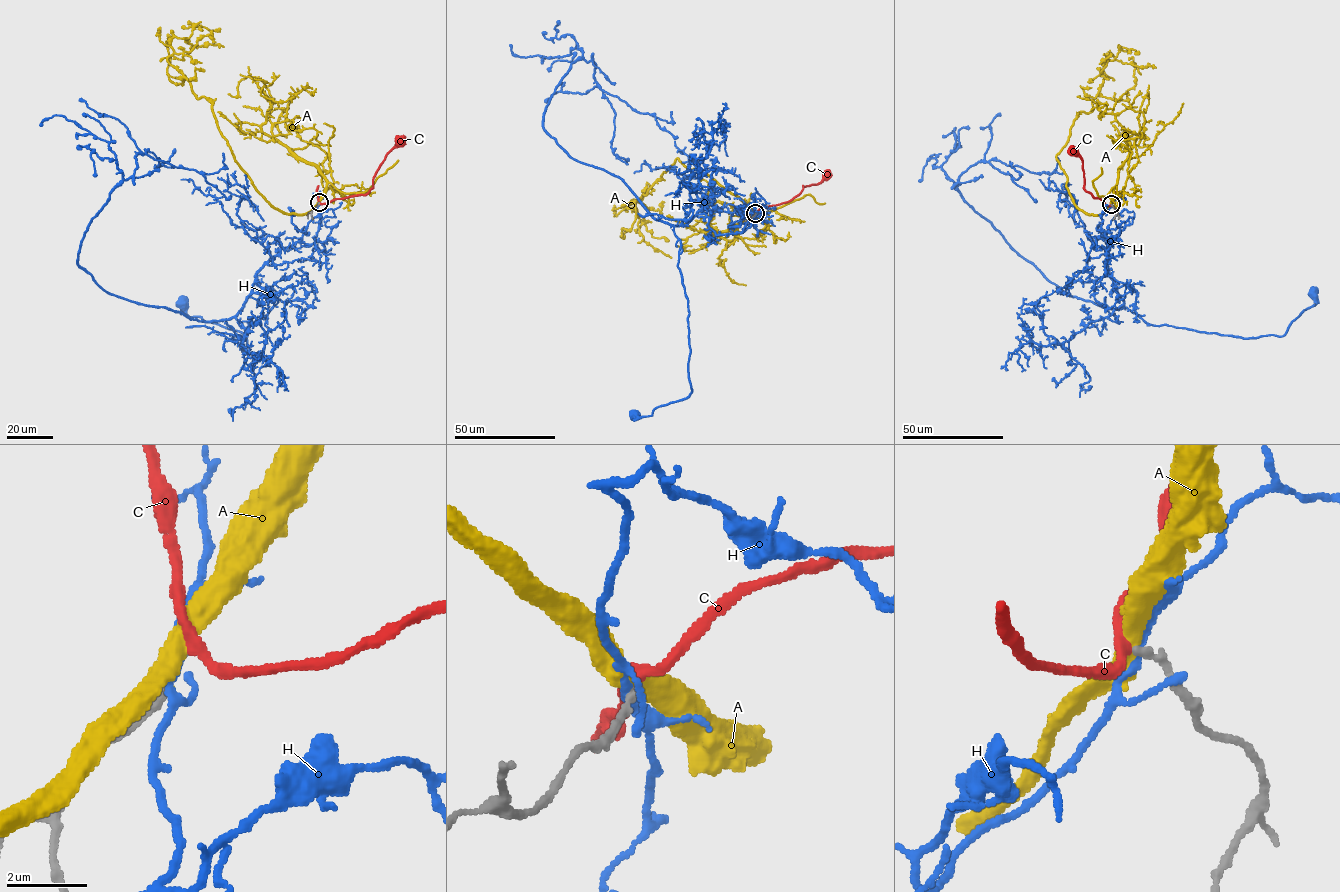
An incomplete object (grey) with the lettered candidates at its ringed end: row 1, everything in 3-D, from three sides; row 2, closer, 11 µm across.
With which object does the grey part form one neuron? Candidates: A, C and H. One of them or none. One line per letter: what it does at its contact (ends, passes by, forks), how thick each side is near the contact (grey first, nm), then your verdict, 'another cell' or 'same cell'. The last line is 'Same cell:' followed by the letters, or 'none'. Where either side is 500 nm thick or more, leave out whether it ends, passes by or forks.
A: it passes by | 200/480 nm | another cell
C: it passes by | 190/240 nm | same cell
H: it passes by | 200/200 nm | another cell
Same cell: C

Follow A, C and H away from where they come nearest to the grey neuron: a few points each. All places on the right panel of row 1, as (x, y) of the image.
A: (1111, 204), (1098, 215), (1080, 210), (1056, 155), (1076, 116), (1093, 109), (1106, 59), (1156, 67)
C: (1111, 205), (1106, 206), (1084, 188), (1082, 160), (1073, 150)
H: (1111, 205), (1101, 216), (1109, 274), (1124, 307), (1147, 323), (1283, 335), (1314, 305), (1313, 292)

